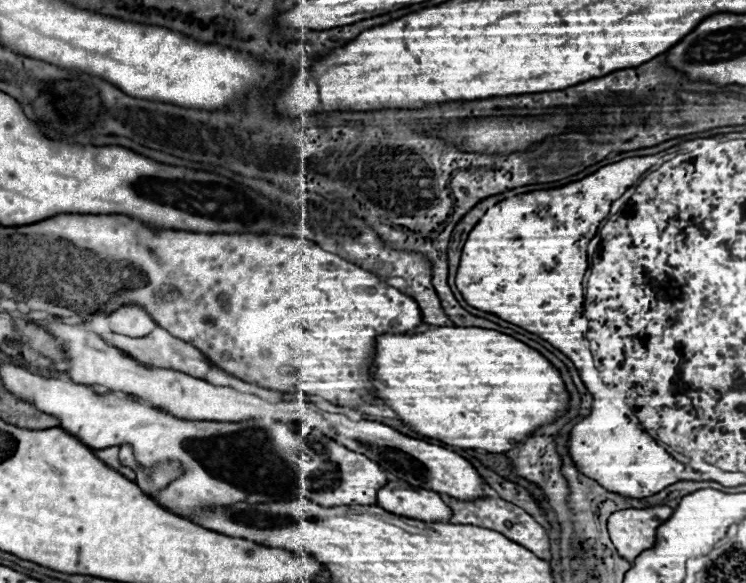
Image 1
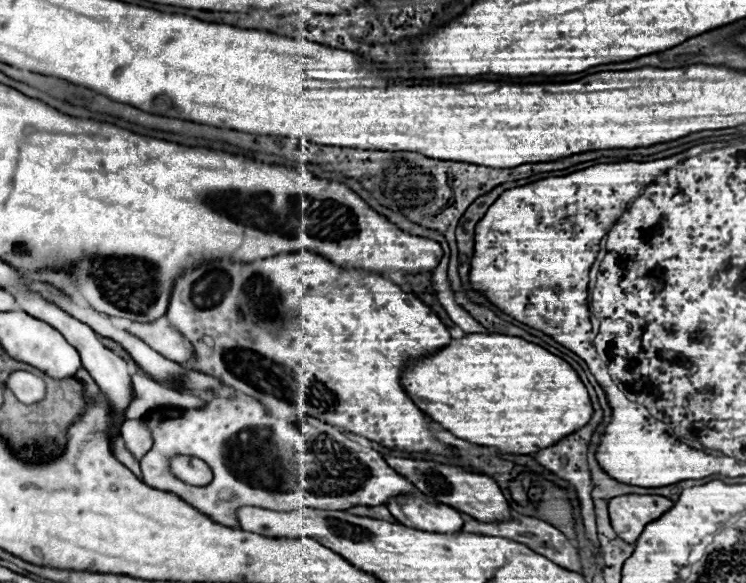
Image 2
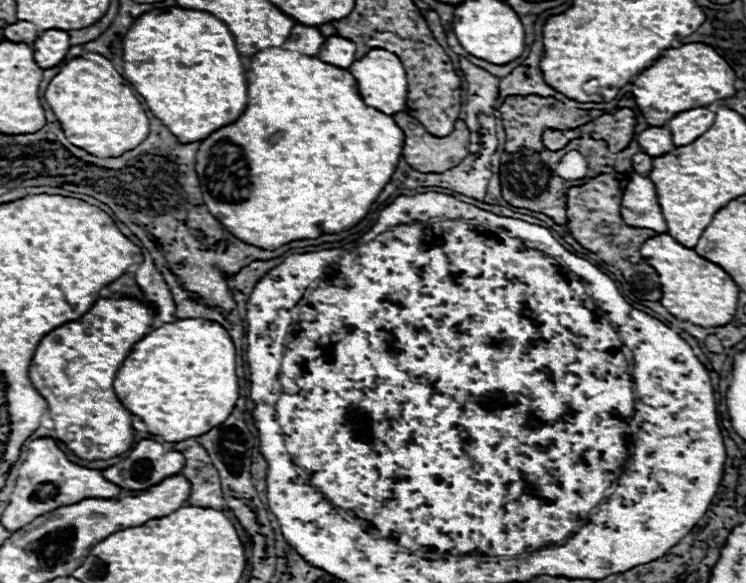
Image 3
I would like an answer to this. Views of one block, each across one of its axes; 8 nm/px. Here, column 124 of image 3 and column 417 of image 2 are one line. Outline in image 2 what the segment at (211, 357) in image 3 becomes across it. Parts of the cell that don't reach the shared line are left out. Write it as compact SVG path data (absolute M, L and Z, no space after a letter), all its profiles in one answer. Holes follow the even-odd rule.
M474 332L452 340L438 352L408 362L400 374L400 384L424 414L450 430L456 438L498 448L504 454L530 454L552 446L552 442L558 442L564 434L586 426L592 416L590 396L568 362L538 344L508 334Z

